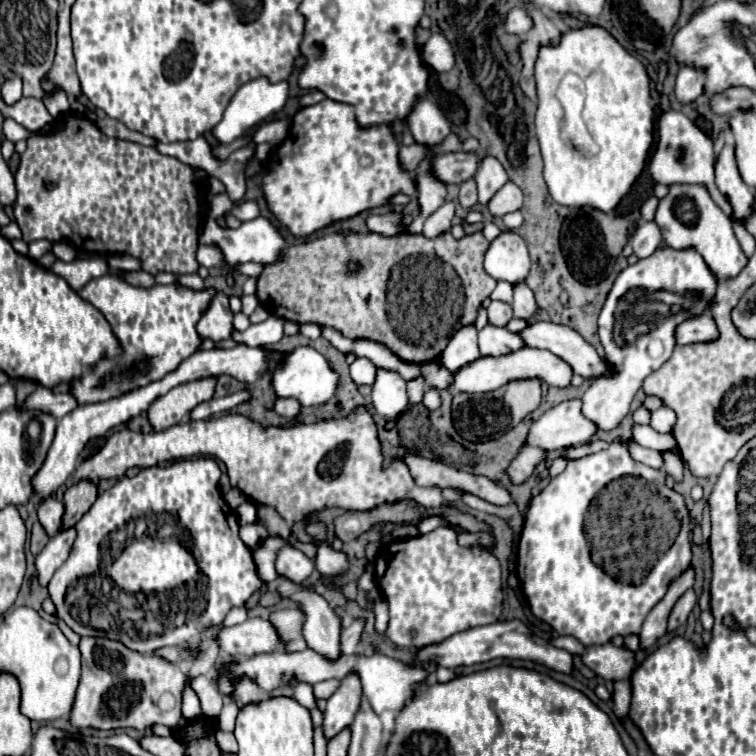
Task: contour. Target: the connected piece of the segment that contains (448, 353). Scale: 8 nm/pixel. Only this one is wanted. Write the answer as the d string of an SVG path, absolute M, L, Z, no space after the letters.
M462 326L452 336L444 352L438 356L438 364L448 368L450 372L456 372L456 368L462 368L464 364L480 358L478 342L476 342L476 328L474 326Z

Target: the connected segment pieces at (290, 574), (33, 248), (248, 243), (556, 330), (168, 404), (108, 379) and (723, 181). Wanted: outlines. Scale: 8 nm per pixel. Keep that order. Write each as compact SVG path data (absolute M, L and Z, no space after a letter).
M284 546L278 552L278 560L276 560L276 572L286 576L292 582L304 582L312 572L314 572L314 562L300 552L298 548L292 546Z
M36 240L36 242L30 242L30 258L34 258L34 260L40 260L46 252L50 252L52 250L52 242L48 242L48 240Z
M258 216L254 220L248 220L248 222L242 222L238 228L224 228L224 226L218 226L216 220L208 218L202 224L200 232L198 232L198 240L200 240L200 244L208 244L208 246L220 248L220 252L222 252L222 256L224 256L224 260L226 260L226 264L230 268L236 268L238 264L246 264L246 262L270 264L284 250L284 238L280 236L278 228L272 226L262 216Z
M536 320L528 322L528 326L518 334L526 346L544 348L560 356L582 378L594 378L608 372L608 364L596 354L596 350L568 326Z
M194 380L172 388L168 394L156 398L148 408L148 422L152 430L168 430L188 416L200 402L210 400L214 394L214 380Z
M106 274L90 280L78 294L104 314L122 348L122 354L114 360L102 356L94 366L88 366L80 378L70 382L70 394L80 406L84 406L106 402L150 382L158 382L166 374L174 372L186 358L196 354L202 344L202 336L196 326L202 314L210 308L218 290L192 290L182 284L154 284L152 288L138 288L130 286L120 276Z
M730 142L724 144L716 160L716 186L730 200L734 208L734 218L742 220L744 216L748 216L750 206L754 204L754 190L744 184L738 172L736 158L734 158L734 146Z

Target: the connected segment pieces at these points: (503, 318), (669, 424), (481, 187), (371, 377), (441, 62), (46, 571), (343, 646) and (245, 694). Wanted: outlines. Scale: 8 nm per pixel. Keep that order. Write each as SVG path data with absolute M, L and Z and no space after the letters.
M492 300L488 306L488 322L496 326L506 326L506 322L512 318L512 306L508 302Z
M655 410L651 413L650 426L660 433L669 433L676 422L676 415L672 410Z
M484 156L480 160L478 172L474 178L478 184L478 202L480 204L486 204L508 182L508 174L504 166L494 156Z
M365 357L357 358L350 366L349 372L354 383L359 385L372 385L376 378L377 368Z
M432 34L422 46L422 60L436 72L448 72L454 66L454 52L442 34Z
M76 528L58 532L54 538L50 538L46 548L36 556L36 570L38 570L40 584L48 584L56 568L66 562L74 540L76 540Z
M354 620L348 628L342 630L342 636L340 636L340 652L342 654L356 652L356 646L358 646L360 636L362 636L362 628L364 628L364 620Z
M240 680L240 688L236 688L236 696L232 696L236 704L248 704L260 700L260 688L252 684L252 680Z

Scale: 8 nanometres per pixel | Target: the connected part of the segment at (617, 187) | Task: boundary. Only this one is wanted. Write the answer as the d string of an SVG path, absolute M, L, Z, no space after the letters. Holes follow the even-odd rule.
M584 26L562 32L558 44L540 46L534 76L538 92L536 134L544 158L544 178L552 198L562 206L594 206L602 212L610 212L640 176L654 140L655 106L646 66L628 54L602 26ZM568 74L576 76L582 86L582 100L576 102L576 108L564 106L558 100L558 88Z

